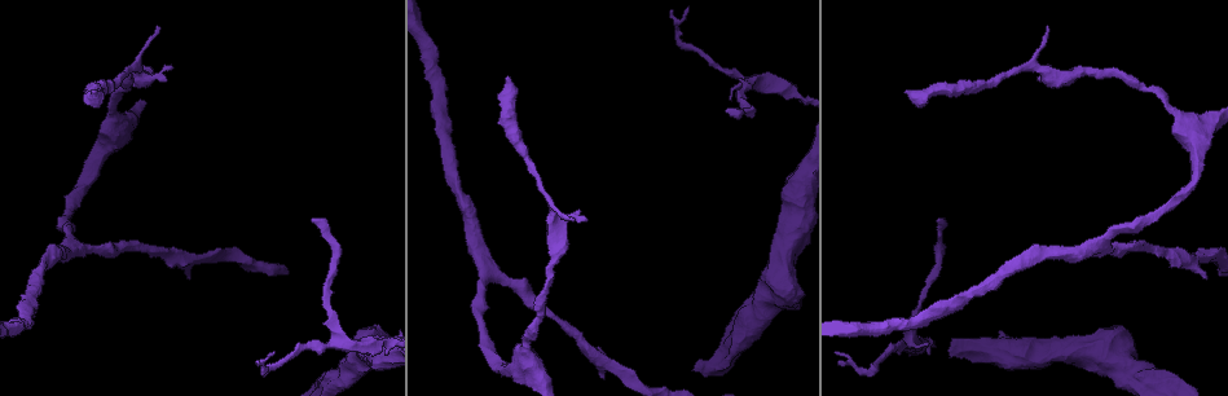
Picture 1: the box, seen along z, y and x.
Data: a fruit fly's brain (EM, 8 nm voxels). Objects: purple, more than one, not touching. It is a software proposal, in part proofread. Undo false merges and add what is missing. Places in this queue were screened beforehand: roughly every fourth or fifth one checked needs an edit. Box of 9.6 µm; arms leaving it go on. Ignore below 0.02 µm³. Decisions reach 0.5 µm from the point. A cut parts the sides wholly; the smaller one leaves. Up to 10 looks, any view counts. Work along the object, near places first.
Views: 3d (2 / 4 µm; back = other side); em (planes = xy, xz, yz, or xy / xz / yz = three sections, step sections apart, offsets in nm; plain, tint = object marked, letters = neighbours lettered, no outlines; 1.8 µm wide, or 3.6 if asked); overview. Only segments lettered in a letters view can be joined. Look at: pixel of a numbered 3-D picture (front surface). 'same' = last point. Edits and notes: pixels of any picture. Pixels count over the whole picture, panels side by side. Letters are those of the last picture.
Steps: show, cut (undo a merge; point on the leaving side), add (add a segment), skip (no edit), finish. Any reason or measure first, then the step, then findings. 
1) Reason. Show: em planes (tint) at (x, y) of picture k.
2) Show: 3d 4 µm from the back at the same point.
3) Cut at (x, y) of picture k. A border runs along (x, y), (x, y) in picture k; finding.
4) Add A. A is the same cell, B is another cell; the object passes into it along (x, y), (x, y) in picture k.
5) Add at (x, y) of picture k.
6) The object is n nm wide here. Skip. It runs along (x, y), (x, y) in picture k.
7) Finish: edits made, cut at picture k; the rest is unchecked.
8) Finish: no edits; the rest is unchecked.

Thick turns thin. Show: em 3.6 µm yz step 8 (plain) at (1036, 68) of picture 1.

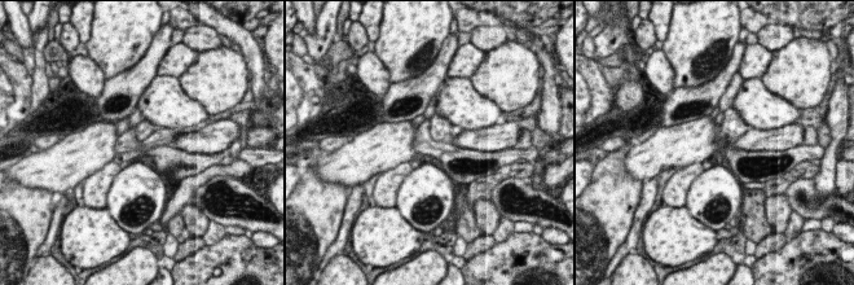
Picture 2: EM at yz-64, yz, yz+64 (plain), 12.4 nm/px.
See the neighbours. Show: em 3.6 µm yz step 8 (letters) at the same point.

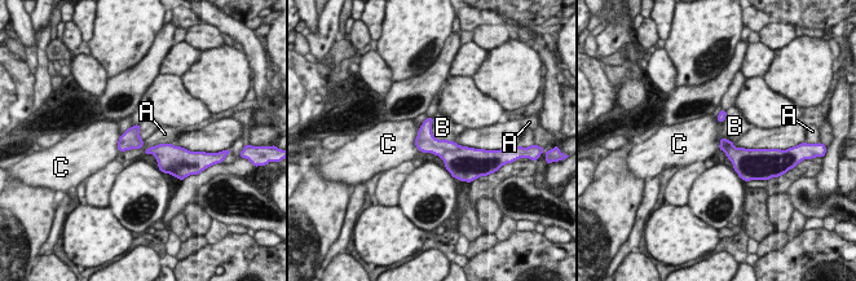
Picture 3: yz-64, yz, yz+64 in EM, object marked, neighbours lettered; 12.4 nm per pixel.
The longest contact is with B, 340 nm. Skip. A, B and C are other cells; all the same neuron.

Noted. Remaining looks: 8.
Long arm stops here. Show: em planes (letters) at (905, 93) of picture 1.

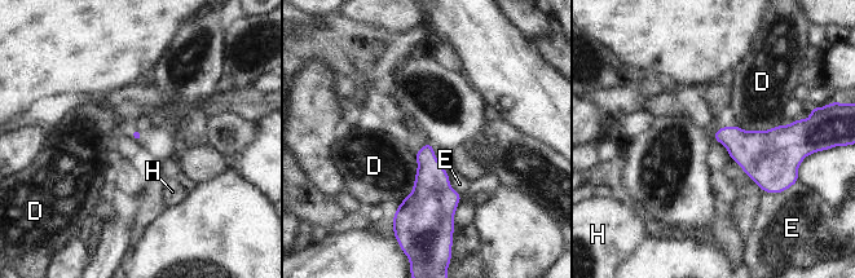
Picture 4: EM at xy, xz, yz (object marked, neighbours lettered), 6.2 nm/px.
The longest contact is with D, 320 nm. Skip. D, E and H are other cells; a border runs along (415, 154), (413, 190), (400, 203) in picture 4; no lettered segment goes on from it.

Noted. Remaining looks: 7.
An open end. Show: em planes (letters) at (928, 343) of picture 1.

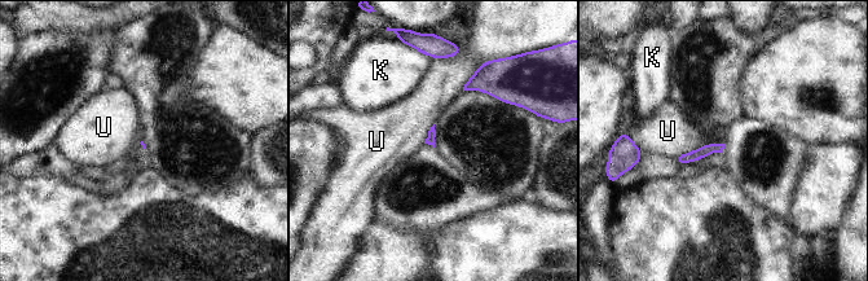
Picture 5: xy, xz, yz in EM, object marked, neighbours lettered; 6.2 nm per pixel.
Skip. K and U are other cells; a border runs along (703, 144), (674, 157) in picture 5; no lettered segment goes on from it.

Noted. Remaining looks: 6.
Free end. Show: 3d 4 µm at (314, 218) of picture 1.

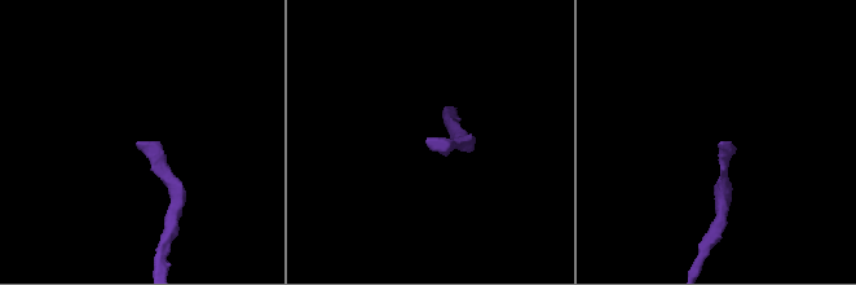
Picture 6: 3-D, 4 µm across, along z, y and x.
Show: em xy step 8 (letters) at (425, 140) of picture 6.

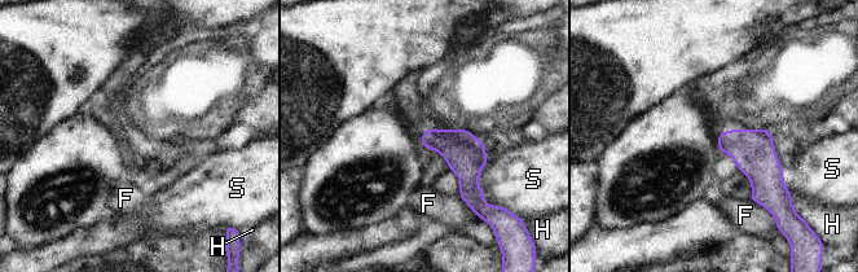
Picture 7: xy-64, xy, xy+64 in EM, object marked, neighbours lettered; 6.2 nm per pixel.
Another direction. Show: em planes (letters) at the same point.

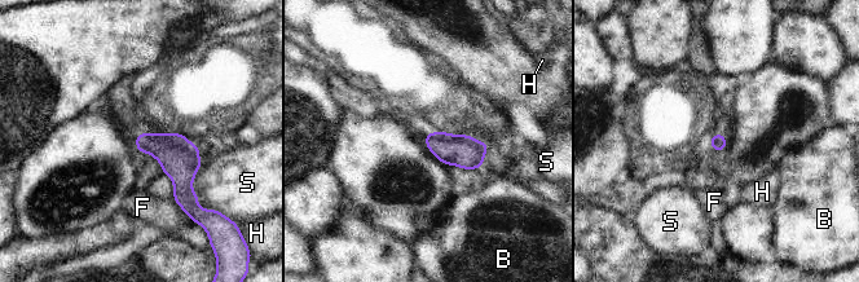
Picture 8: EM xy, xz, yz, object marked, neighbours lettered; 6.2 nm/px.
Skip. B, F, H and S are other cells; a border runs along (162, 171), (172, 184), (173, 197) in picture 8; none of them fits.

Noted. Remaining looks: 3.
Finish: no edits; the rest is unchecked.

